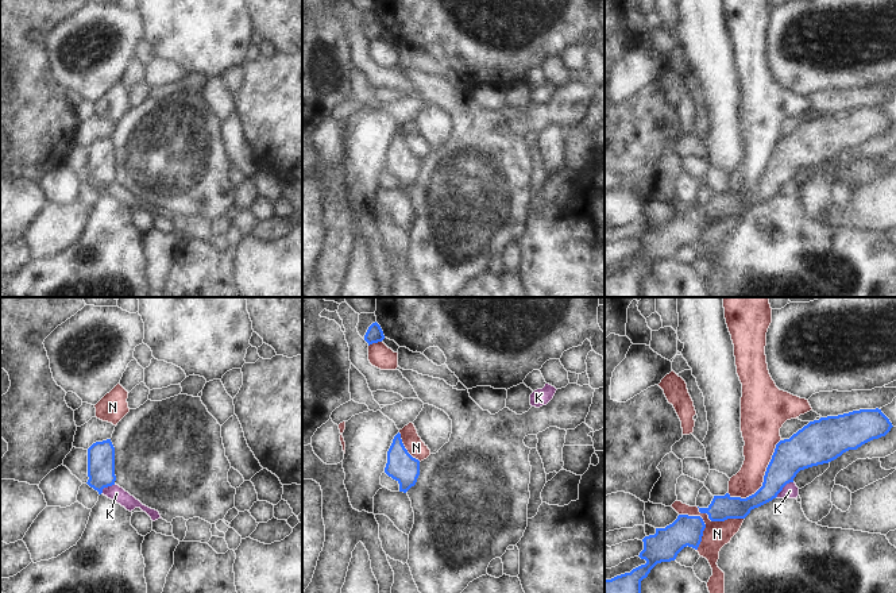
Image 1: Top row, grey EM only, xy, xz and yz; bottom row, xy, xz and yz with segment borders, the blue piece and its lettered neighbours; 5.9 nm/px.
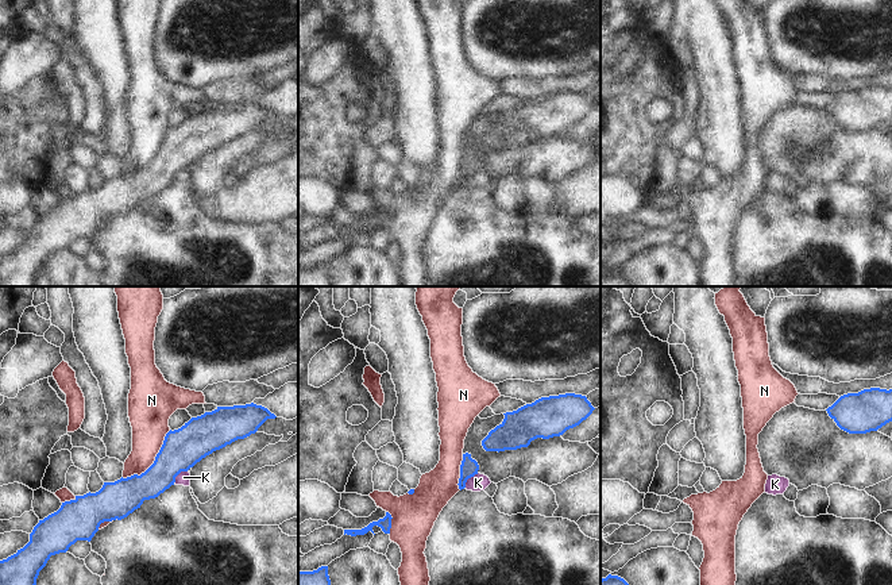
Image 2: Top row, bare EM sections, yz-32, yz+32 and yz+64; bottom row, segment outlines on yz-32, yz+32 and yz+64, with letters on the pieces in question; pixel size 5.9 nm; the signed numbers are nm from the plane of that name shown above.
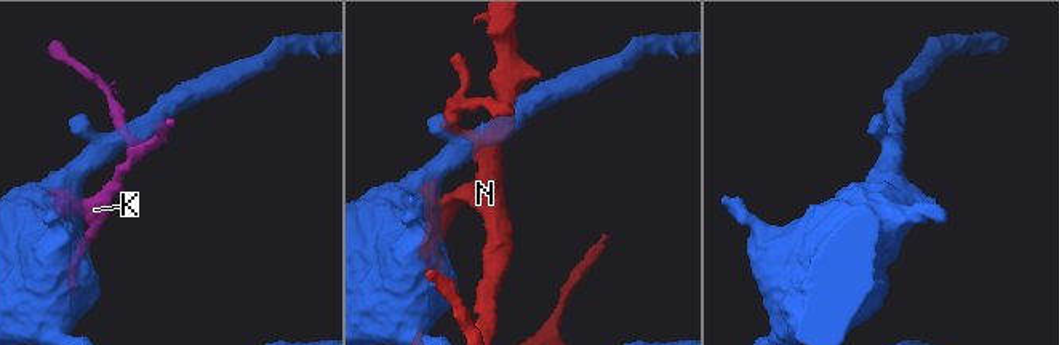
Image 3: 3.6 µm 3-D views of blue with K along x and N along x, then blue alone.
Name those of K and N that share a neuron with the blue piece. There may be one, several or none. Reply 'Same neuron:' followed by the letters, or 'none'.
Same neuron: none

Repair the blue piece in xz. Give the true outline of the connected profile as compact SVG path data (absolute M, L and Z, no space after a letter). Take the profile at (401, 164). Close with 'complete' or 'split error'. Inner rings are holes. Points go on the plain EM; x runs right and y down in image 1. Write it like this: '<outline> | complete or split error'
M399 130L387 149L385 170L399 181L399 189L403 190L416 182L420 173L420 158L408 150Z | complete

